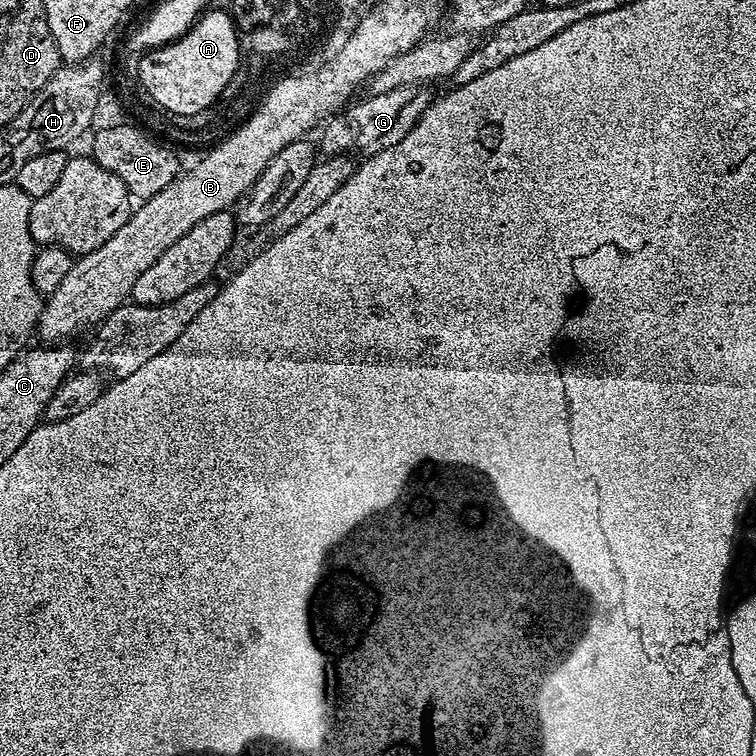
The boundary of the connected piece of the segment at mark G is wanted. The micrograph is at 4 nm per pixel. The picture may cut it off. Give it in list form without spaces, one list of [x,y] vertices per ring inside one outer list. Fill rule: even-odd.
[[[419,84],[398,86],[398,90],[386,90],[386,94],[369,95],[368,100],[349,103],[323,125],[324,137],[318,140],[319,147],[324,147],[328,154],[352,154],[355,148],[361,148],[364,154],[373,156],[390,146],[398,146],[433,102],[434,96],[427,90]]]

